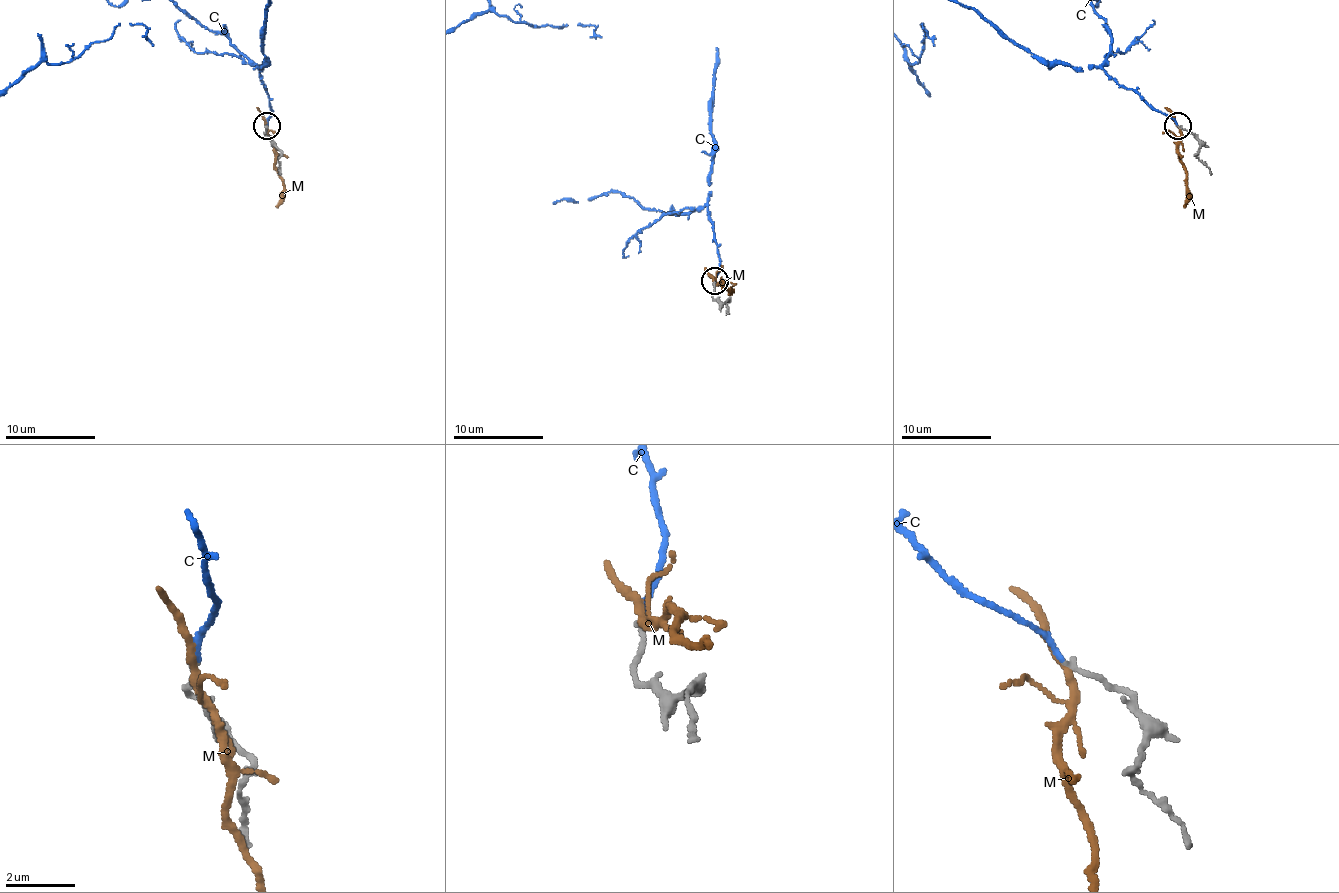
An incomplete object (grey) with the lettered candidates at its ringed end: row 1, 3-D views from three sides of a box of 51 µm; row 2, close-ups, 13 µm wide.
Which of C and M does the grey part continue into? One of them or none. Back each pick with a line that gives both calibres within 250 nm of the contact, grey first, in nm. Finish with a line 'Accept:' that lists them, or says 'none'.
C: calibres 150 and 150 nm
Accept: C

